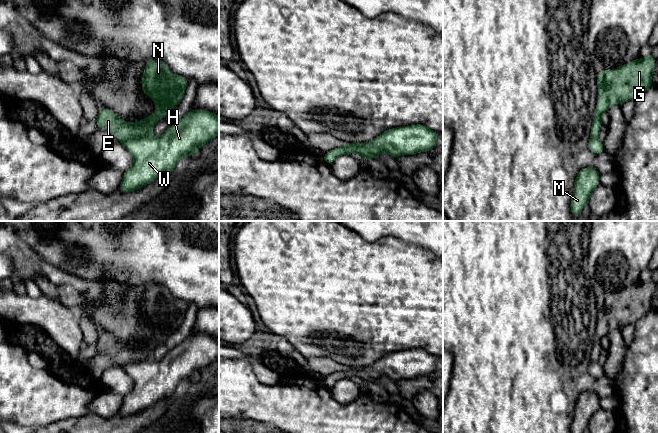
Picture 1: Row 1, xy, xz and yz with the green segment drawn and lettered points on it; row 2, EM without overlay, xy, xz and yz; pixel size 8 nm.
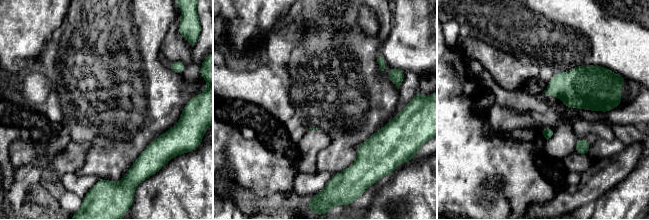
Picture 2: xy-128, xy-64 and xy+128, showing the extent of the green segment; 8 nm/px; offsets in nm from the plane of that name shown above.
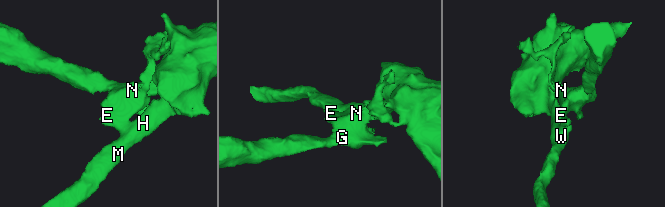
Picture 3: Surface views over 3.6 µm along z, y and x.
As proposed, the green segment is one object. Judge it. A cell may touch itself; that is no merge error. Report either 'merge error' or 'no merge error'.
merge error

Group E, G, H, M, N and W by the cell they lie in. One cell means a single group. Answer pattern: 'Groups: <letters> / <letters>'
Groups: E G N / H M W

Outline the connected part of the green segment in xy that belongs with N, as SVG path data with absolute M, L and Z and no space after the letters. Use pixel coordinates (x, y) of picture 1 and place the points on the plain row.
M152 283L145 289L141 303L142 317L149 319L157 329L155 337L129 349L110 333L103 332L96 342L98 353L113 357L119 365L151 359L155 348L180 327L188 309L188 303L169 298L168 294L168 289L161 284Z

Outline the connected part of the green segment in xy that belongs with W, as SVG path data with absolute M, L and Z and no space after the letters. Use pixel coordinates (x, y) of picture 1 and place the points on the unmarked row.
M191 333L184 341L175 346L165 357L156 361L148 359L118 365L133 379L132 390L123 396L123 404L117 415L136 416L157 401L171 398L181 382L197 378L202 369L219 358L219 340L208 334Z

